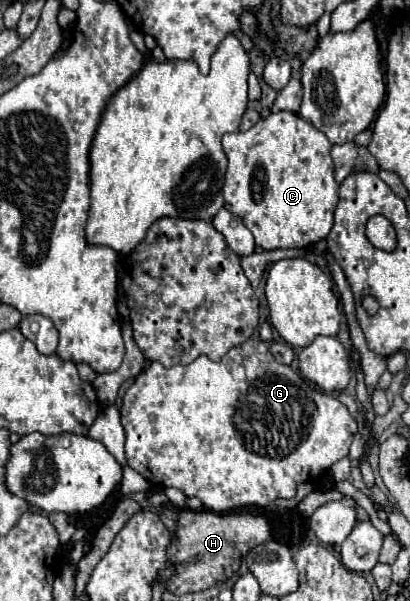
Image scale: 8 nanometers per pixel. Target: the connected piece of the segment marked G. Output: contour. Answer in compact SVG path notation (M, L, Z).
M247 339L245 343L241 343L237 347L237 353L241 353L245 357L243 367L245 367L245 379L237 381L233 379L231 371L227 369L227 359L223 361L211 361L207 355L197 357L193 363L189 365L173 365L173 367L163 367L157 361L151 361L151 365L147 365L141 375L135 379L135 383L129 387L129 391L123 397L123 405L121 405L121 423L127 435L127 443L125 443L125 457L127 457L127 465L133 467L139 475L143 475L147 481L155 483L155 485L163 485L163 487L177 487L181 489L187 497L197 497L201 499L201 503L205 505L205 509L211 509L215 513L225 513L225 511L233 511L233 509L241 509L241 507L269 507L275 499L279 497L295 497L295 491L301 483L311 481L315 477L319 477L321 473L329 471L333 463L337 463L339 459L349 455L349 445L357 433L357 423L351 417L351 413L347 411L347 407L333 395L323 393L319 389L313 389L313 383L305 381L301 375L297 375L289 365L281 365L273 359L273 355L269 353L269 347L265 341L261 339Z

